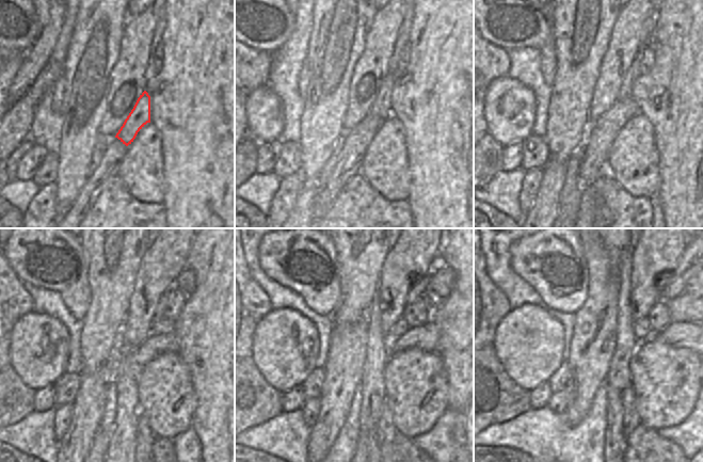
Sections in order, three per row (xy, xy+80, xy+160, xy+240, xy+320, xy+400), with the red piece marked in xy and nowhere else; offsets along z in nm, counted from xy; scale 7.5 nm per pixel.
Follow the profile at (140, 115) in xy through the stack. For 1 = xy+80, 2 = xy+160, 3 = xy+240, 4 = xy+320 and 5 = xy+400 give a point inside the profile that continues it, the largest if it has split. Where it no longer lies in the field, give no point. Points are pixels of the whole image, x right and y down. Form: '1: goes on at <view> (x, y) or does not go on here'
1: goes on at xy+80 (380, 108)
2: goes on at xy+160 (634, 72)
3: goes on at xy+240 (160, 307)
4: goes on at xy+320 (419, 290)
5: goes on at xy+400 (670, 288)

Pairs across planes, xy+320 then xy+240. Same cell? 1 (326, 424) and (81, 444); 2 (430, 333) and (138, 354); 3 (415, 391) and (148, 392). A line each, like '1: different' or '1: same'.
1: same
2: same
3: same

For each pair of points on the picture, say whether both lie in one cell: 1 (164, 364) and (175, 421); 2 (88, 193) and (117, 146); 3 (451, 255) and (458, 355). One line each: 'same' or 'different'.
1: same
2: same
3: same

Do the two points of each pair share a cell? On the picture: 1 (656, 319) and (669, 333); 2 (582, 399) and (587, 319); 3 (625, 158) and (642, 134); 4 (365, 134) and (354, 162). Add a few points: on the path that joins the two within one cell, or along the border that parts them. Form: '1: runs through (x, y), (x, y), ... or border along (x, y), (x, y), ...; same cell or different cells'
1: border along (671, 321), (662, 329), (653, 332); different cells
2: runs through (582, 379), (582, 356), (579, 349), (582, 339); same cell
3: runs through (630, 153), (637, 140); same cell
4: runs through (358, 141), (354, 148), (354, 156); same cell

